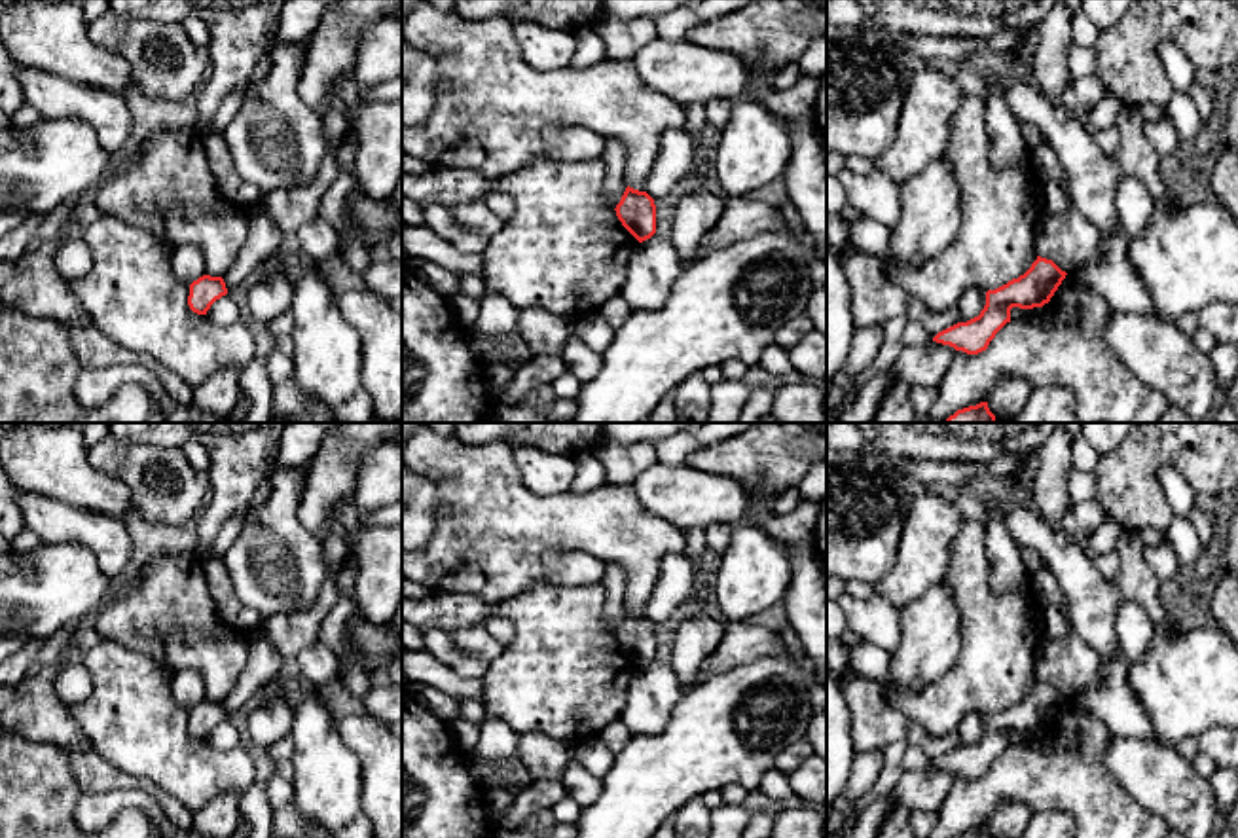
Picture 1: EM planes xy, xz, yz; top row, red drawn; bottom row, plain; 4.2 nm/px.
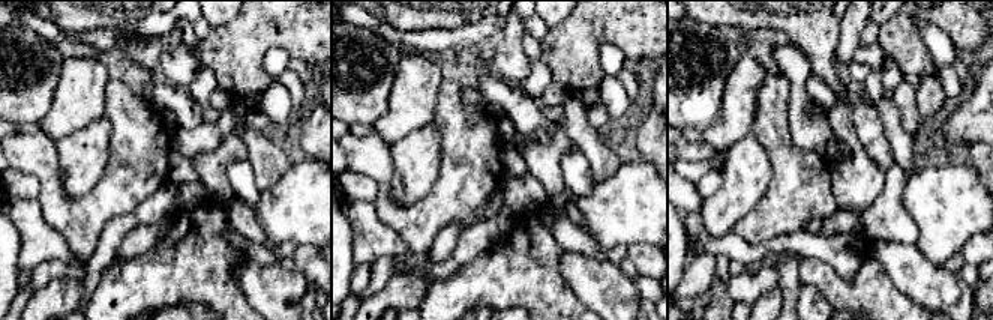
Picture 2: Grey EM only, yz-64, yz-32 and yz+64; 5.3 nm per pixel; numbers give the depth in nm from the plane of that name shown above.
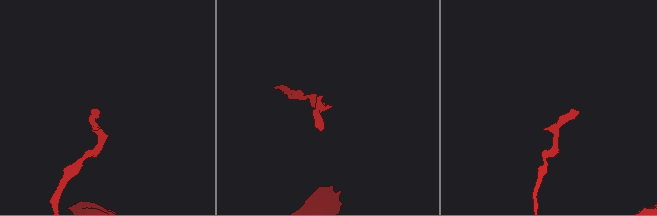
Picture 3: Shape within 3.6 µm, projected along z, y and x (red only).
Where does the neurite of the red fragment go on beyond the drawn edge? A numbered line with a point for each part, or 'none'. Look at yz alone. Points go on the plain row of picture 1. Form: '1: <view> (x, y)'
none

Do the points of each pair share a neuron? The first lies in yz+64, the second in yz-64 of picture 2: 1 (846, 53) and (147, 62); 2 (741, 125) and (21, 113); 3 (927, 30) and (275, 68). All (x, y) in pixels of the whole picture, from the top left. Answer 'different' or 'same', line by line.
1: different
2: different
3: same

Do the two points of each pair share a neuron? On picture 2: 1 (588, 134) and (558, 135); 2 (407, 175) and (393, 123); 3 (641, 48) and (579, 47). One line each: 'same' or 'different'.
1: different
2: different
3: same

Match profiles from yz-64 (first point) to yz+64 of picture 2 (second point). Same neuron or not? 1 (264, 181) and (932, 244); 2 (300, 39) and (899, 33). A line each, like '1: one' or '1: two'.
1: two
2: one

